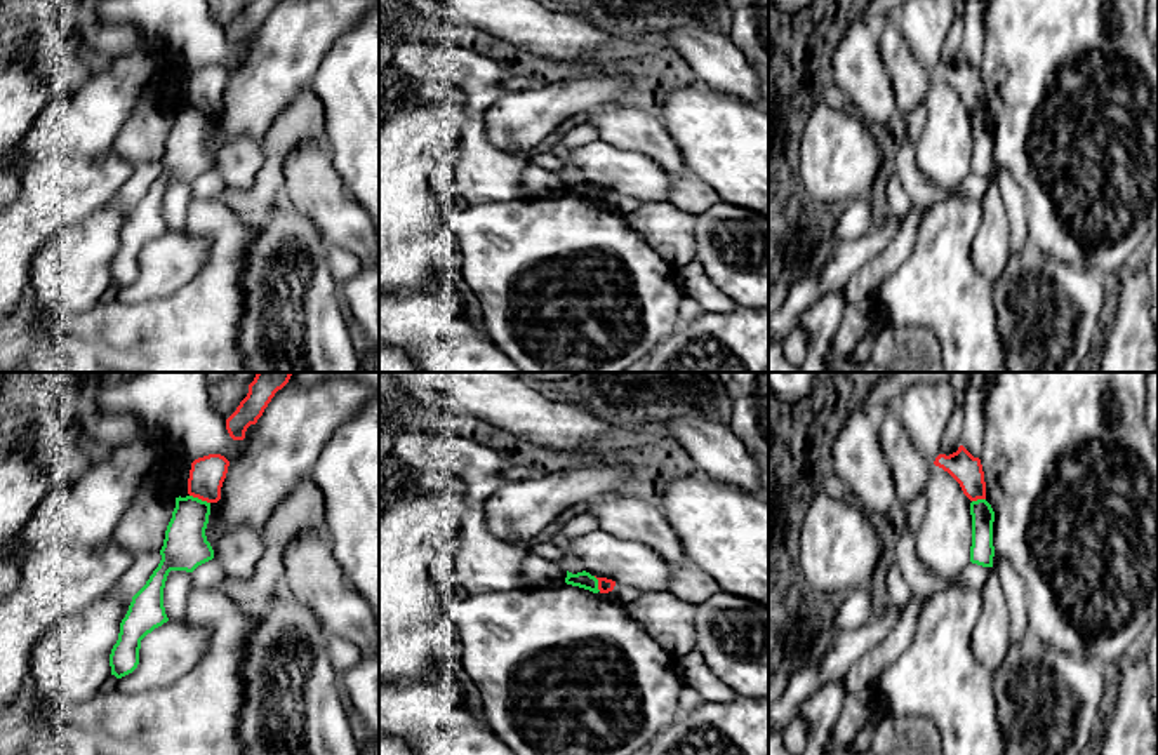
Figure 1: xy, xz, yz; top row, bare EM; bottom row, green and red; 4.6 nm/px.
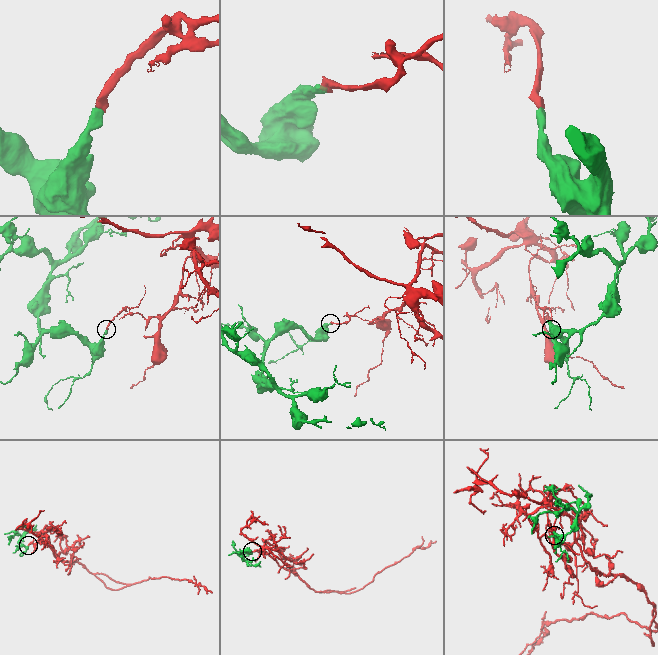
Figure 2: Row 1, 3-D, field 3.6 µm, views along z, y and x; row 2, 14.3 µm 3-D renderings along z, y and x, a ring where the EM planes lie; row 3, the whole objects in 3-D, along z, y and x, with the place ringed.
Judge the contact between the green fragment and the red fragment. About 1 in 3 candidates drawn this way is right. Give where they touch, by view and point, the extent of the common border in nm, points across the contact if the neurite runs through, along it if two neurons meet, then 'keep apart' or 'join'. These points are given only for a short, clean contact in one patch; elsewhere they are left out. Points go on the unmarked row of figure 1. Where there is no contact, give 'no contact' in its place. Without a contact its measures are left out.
contact xy (200, 110); length 100 nm; border xy (190, 105), (209, 113); keep apart

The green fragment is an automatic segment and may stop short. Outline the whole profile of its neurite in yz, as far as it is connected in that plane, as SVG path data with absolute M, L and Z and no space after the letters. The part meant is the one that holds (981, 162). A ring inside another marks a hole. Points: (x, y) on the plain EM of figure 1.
M986 110L970 113L972 125L972 157L970 172L993 177L995 157L993 157L993 132L995 122Z

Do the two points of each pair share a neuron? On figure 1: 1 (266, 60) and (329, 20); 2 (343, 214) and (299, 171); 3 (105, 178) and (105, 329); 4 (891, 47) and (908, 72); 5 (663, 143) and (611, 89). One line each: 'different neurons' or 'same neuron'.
1: same neuron
2: same neuron
3: different neurons
4: same neuron
5: different neurons

